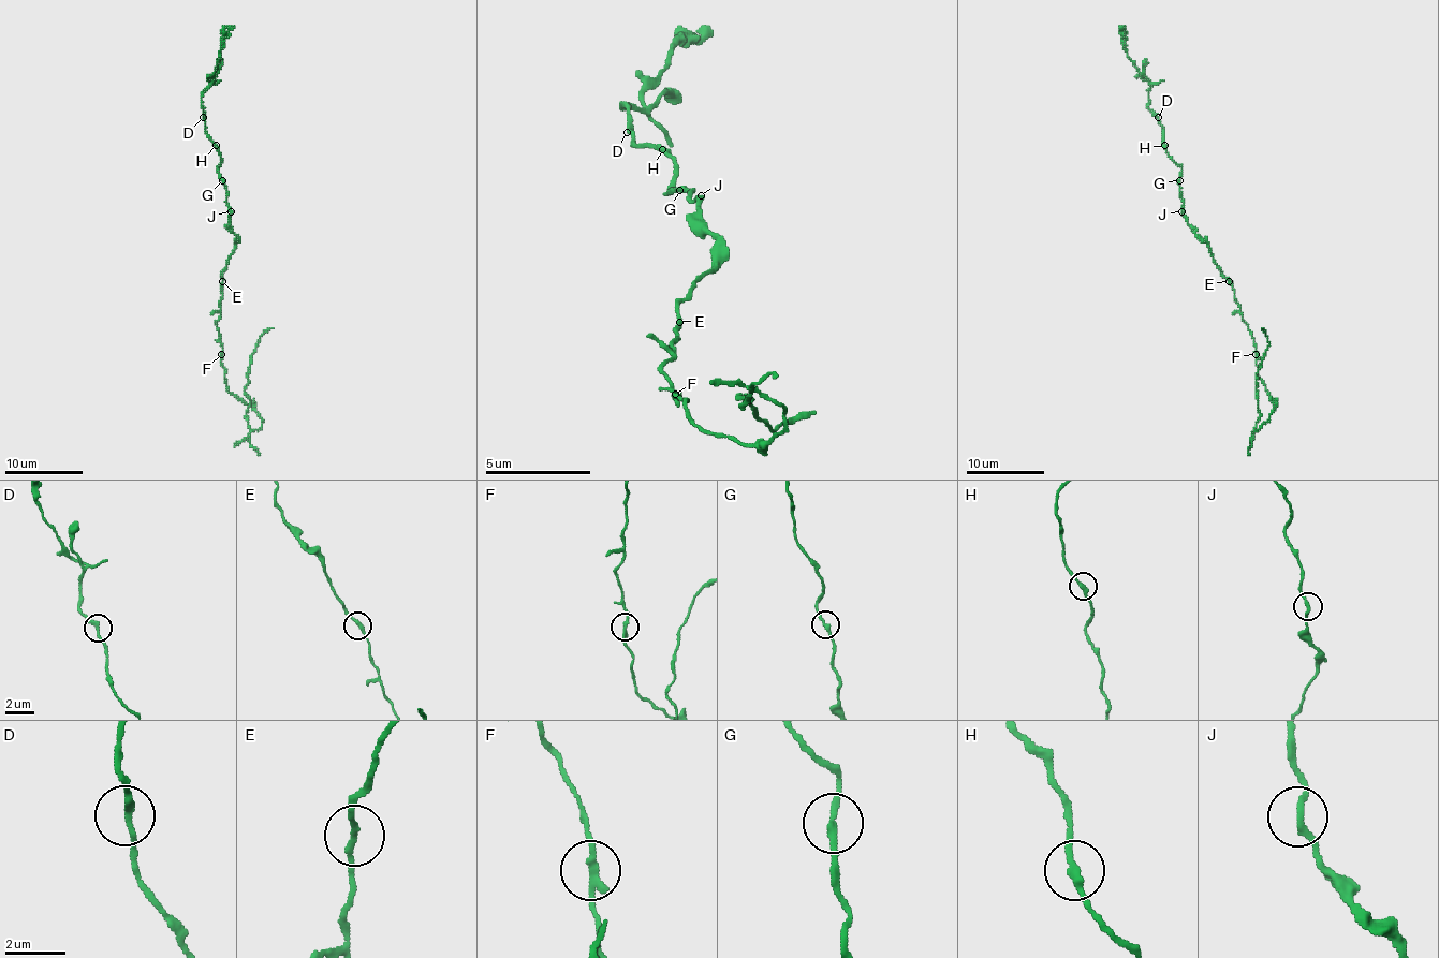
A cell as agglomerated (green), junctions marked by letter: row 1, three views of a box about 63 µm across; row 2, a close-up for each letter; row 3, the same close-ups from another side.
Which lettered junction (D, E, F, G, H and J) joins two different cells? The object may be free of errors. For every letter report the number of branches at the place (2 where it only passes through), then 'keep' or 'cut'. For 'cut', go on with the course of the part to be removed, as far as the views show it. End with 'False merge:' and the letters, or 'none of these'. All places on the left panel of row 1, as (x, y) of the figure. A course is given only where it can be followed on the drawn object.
D: 2 | keep
E: 2 | keep
F: 2 | cut | (221, 353), (229, 391), (262, 419), (258, 429), (248, 424), (250, 396), (244, 386), (258, 342), (274, 328)
G: 2 | keep
H: 2 | keep
J: 2 | keep
False merge: F

